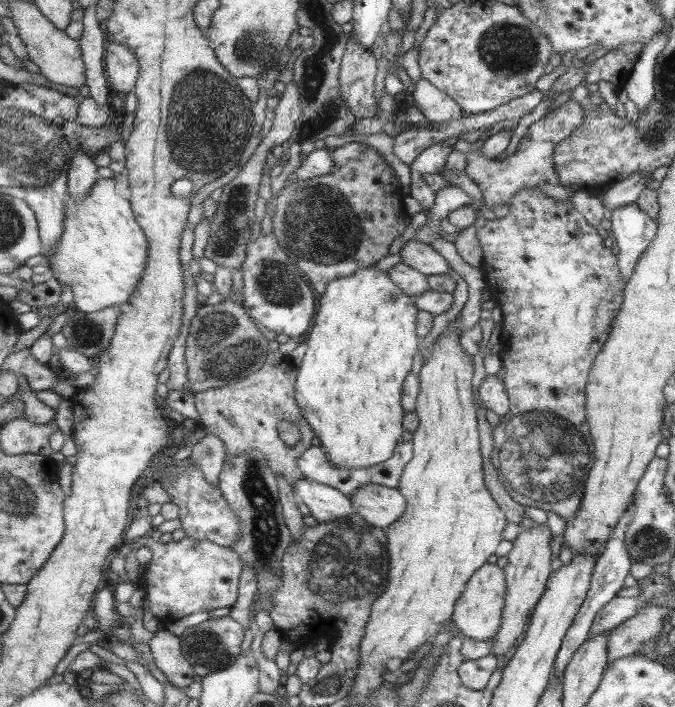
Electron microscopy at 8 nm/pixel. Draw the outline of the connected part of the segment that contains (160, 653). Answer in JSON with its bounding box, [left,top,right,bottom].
[148,628,196,687]

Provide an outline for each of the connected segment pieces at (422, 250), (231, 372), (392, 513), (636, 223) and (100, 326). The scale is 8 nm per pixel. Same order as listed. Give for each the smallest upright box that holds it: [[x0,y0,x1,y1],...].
[[397,239,449,276],[183,298,269,393],[350,484,406,529],[609,202,657,284],[61,305,121,357]]

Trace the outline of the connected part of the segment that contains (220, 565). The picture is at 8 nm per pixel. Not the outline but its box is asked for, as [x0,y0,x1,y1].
[134,534,243,626]

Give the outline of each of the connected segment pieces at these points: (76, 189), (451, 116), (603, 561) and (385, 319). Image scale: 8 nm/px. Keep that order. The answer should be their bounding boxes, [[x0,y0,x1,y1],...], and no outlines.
[[67,151,97,199],[412,77,467,123],[550,499,635,676],[295,265,419,470]]

